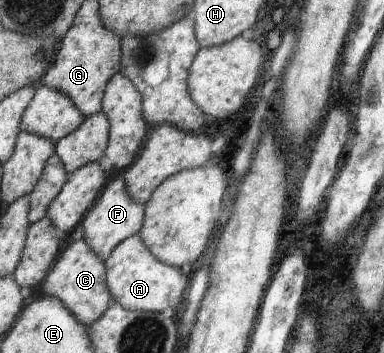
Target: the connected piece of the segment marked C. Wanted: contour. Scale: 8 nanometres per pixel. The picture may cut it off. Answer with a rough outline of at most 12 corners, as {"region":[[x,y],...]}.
{"region":[[78,234],[43,293],[90,327],[114,303],[105,261]]}

